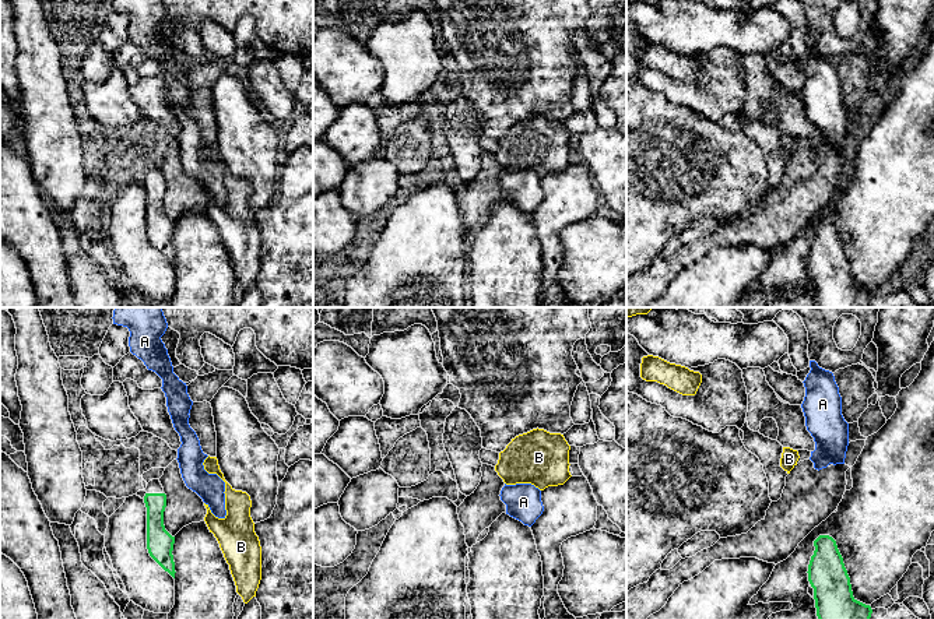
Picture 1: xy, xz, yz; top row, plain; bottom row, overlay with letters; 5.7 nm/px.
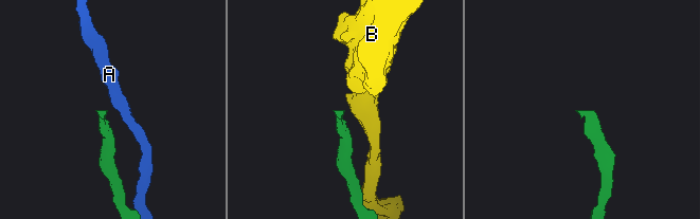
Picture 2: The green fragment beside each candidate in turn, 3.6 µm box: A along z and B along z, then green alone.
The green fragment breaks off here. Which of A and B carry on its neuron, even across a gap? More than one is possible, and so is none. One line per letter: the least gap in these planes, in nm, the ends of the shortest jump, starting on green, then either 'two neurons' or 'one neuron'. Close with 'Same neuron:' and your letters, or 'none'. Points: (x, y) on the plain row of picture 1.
A: 130 nm | xy (165, 182), (186, 172) | two neurons
B: 200 nm | xy (174, 224), (204, 207) | two neurons
Same neuron: none

